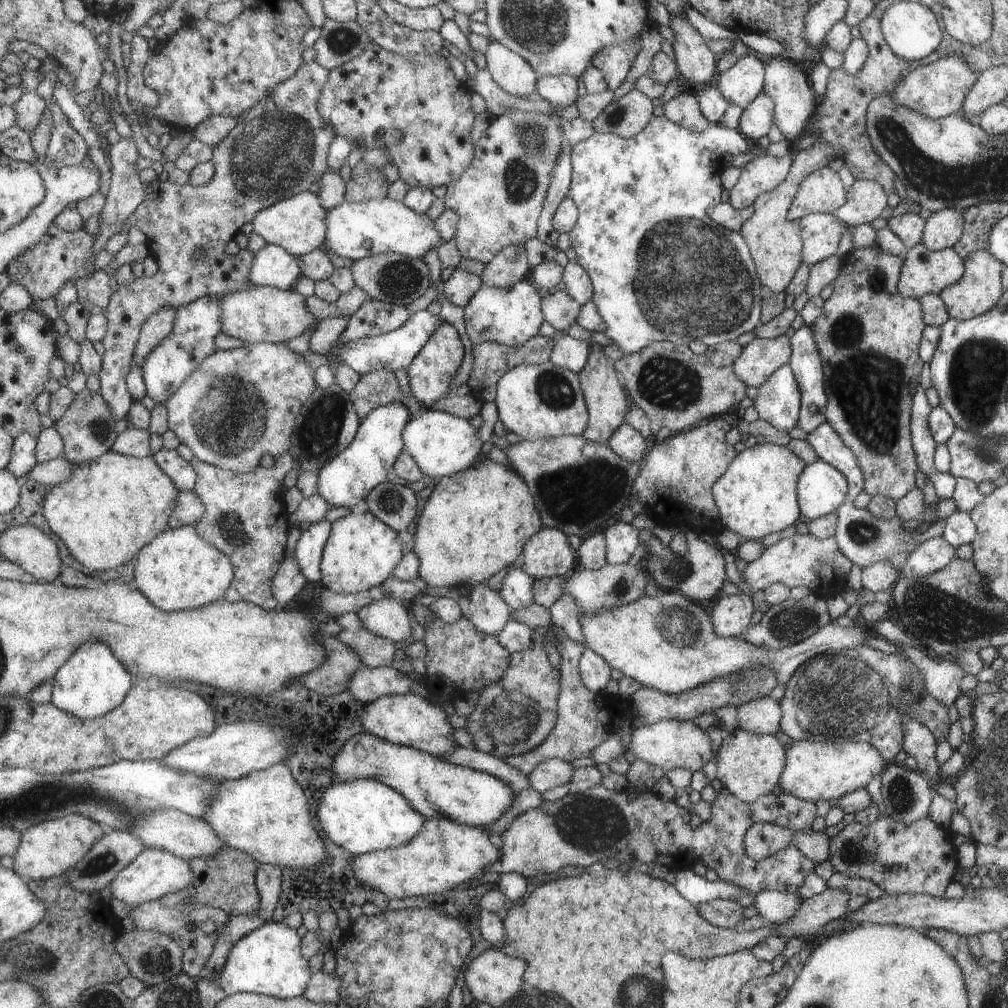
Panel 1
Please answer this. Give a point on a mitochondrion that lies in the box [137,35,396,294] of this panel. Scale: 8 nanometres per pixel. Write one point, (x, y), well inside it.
(272, 155)

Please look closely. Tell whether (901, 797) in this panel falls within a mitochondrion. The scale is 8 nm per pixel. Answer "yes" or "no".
yes

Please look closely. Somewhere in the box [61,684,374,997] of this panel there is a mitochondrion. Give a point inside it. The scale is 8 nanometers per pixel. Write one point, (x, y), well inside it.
(157, 961)

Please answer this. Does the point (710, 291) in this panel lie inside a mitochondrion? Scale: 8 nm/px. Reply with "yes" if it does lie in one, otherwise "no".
yes

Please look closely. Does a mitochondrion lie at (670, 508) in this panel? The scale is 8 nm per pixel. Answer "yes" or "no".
no

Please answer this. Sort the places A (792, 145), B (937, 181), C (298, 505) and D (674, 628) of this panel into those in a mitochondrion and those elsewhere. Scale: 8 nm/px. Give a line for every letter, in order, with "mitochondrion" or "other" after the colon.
A: other
B: mitochondrion
C: other
D: mitochondrion

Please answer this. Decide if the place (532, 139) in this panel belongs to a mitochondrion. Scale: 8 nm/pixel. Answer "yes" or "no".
yes

